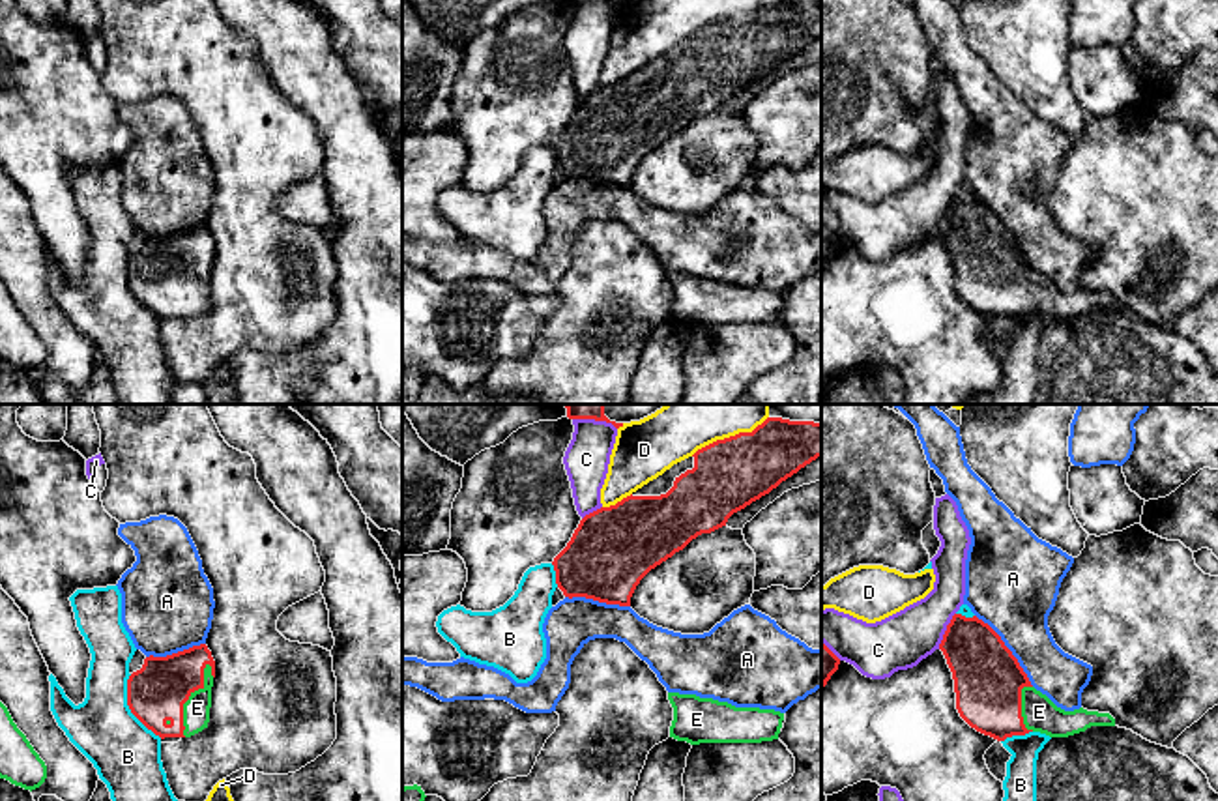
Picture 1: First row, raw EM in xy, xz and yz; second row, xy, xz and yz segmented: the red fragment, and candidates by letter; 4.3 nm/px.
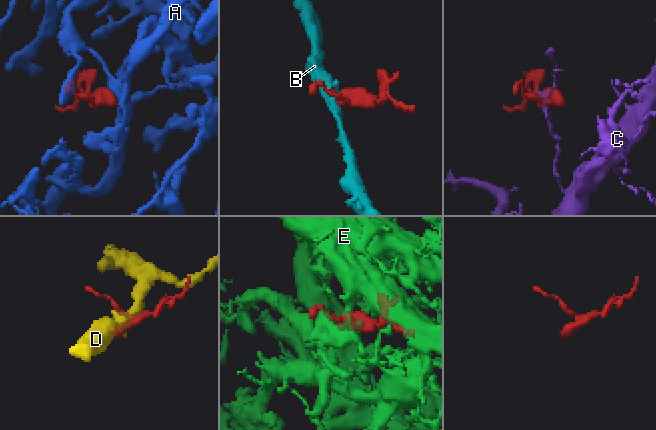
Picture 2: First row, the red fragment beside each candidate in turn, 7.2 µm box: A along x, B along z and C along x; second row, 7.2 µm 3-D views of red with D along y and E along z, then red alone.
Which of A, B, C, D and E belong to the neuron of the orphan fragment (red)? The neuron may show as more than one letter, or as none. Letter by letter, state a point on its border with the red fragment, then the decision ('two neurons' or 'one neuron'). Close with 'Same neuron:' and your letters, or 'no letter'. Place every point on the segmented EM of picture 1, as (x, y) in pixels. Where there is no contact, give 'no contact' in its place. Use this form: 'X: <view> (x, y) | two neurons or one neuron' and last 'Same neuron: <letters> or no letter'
A: yz (1009, 650) | two neurons
B: xy (130, 708) | two neurons
C: yz (945, 631) | two neurons
D: xz (730, 436) | two neurons
E: xy (188, 699) | one neuron
Same neuron: E

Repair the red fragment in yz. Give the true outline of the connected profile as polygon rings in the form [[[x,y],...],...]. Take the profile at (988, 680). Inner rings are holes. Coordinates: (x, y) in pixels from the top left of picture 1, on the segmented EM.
[[[954,614],[939,649],[952,672],[960,717],[984,735],[997,741],[1029,732],[1040,732],[1050,737],[1068,737],[1091,726],[1115,726],[1115,719],[1109,713],[1087,711],[1083,707],[1065,711],[1057,707],[1046,694],[1031,685],[1027,674],[1001,636],[977,616],[965,618]]]

